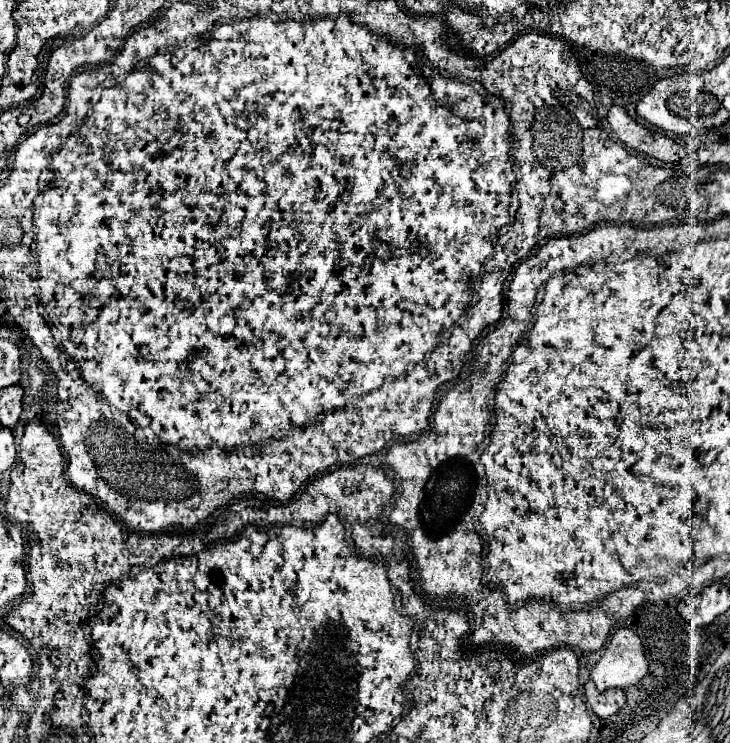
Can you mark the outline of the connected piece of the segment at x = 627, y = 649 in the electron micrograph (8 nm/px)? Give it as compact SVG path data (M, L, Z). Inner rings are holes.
M620 627L606 645L600 661L592 667L592 681L600 691L612 687L626 689L636 685L646 673L648 661L642 651L640 637L632 629Z

